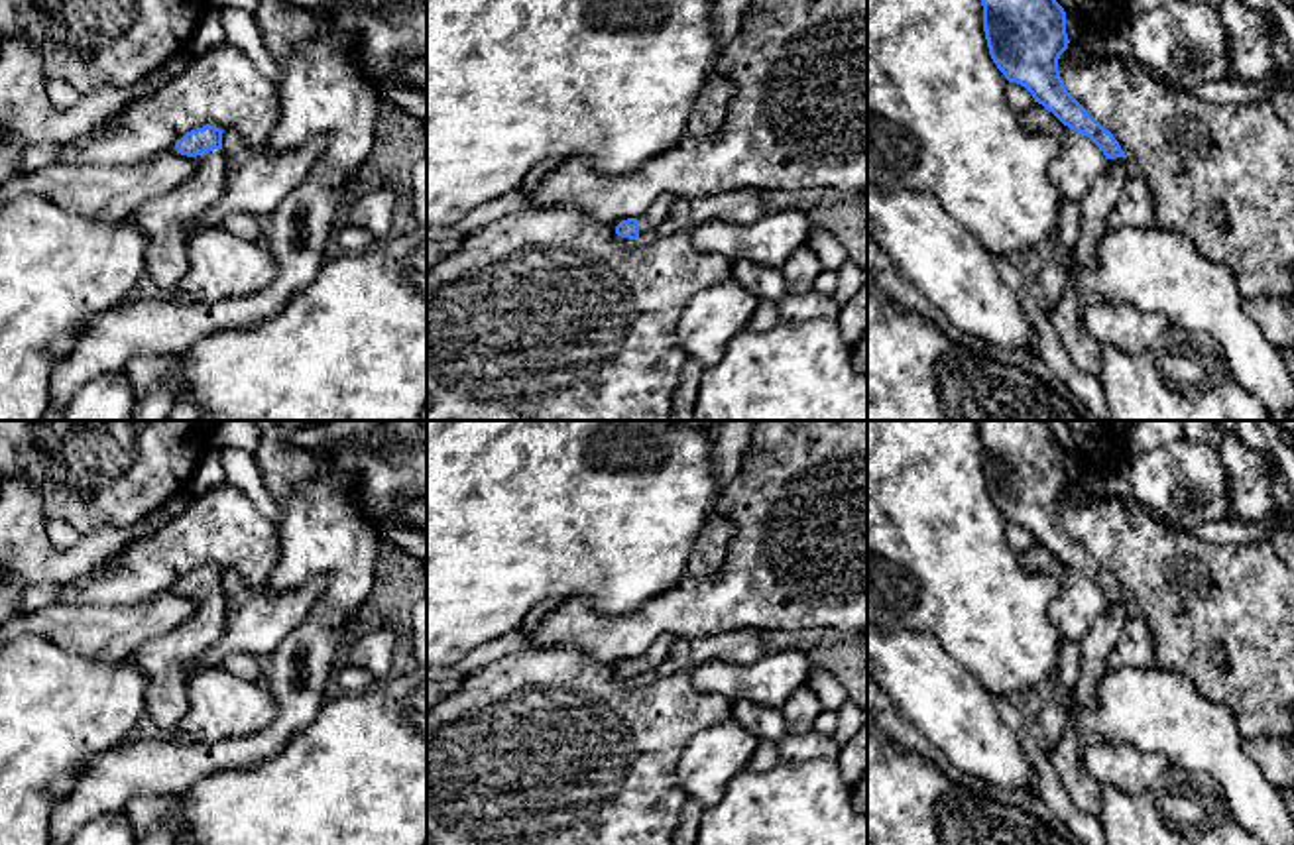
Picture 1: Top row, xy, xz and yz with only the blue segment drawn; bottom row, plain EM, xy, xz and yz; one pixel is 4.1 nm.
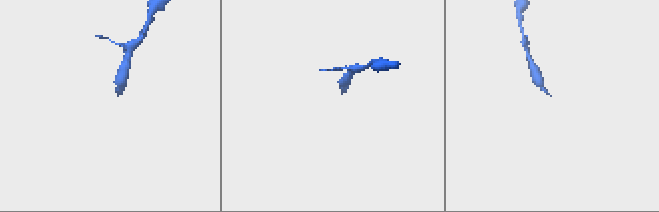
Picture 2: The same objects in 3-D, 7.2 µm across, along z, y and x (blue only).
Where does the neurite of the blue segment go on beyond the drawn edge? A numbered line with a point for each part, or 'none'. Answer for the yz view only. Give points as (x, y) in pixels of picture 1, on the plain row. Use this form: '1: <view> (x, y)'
1: yz (1066, 759)

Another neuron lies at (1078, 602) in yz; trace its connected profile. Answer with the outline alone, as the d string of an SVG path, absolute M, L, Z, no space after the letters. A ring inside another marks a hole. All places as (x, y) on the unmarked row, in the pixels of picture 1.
M1038 542L1021 552L1019 560L1029 572L1046 574L1058 582L1058 593L1048 605L1048 621L1062 639L1080 643L1093 621L1107 611L1107 597L1103 592L1088 576L1064 566Z

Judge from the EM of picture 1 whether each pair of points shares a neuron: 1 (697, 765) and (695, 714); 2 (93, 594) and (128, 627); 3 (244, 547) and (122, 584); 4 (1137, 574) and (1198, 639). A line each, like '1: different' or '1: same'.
1: different
2: different
3: same
4: same

